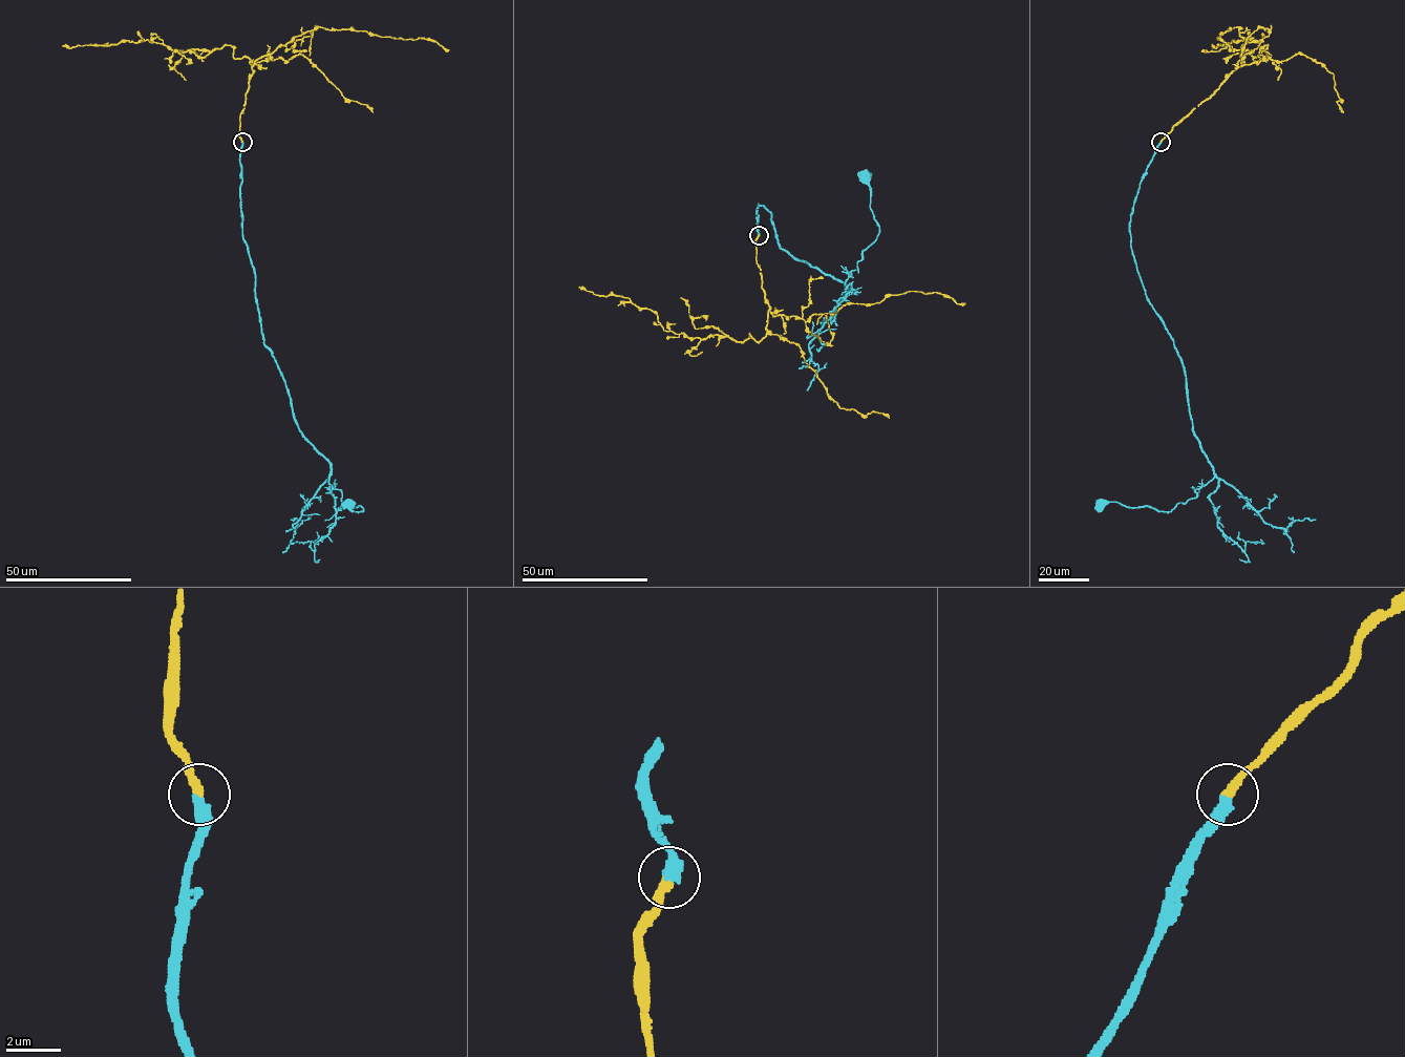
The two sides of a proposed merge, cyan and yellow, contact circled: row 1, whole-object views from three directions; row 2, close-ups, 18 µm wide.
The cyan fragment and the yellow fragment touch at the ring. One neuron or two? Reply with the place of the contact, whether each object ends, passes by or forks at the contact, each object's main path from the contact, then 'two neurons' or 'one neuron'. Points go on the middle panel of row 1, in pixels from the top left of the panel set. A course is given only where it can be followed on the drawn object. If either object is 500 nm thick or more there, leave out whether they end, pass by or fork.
at (759, 235); cyan ends there; yellow ends there; cyan runs (758, 235), (758, 204), (770, 213), (780, 248), (847, 289), (879, 231), (866, 173); yellow runs (758, 235), (769, 308), (761, 340), (687, 338), (628, 298), (578, 287); one neuron

